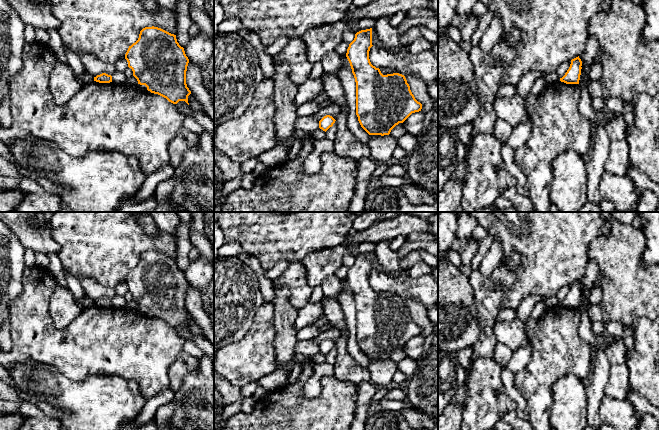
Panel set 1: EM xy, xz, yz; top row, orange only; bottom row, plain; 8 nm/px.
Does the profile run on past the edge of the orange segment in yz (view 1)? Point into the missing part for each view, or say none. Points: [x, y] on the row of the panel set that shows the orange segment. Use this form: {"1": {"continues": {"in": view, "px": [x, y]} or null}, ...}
{"1": {"continues": null}}

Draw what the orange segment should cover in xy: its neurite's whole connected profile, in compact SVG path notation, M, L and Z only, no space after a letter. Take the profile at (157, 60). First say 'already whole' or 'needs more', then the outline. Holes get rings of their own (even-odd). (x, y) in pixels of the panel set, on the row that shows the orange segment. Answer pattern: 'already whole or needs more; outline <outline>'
already whole; outline M145 27L140 31L138 40L129 46L125 59L138 84L145 85L148 91L166 98L173 104L185 101L189 105L188 96L191 91L186 84L189 59L184 48L177 42L176 35L158 27Z

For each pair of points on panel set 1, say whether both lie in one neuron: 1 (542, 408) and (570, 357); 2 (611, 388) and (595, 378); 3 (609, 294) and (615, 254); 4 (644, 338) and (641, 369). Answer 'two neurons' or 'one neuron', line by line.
1: one neuron
2: two neurons
3: one neuron
4: one neuron

